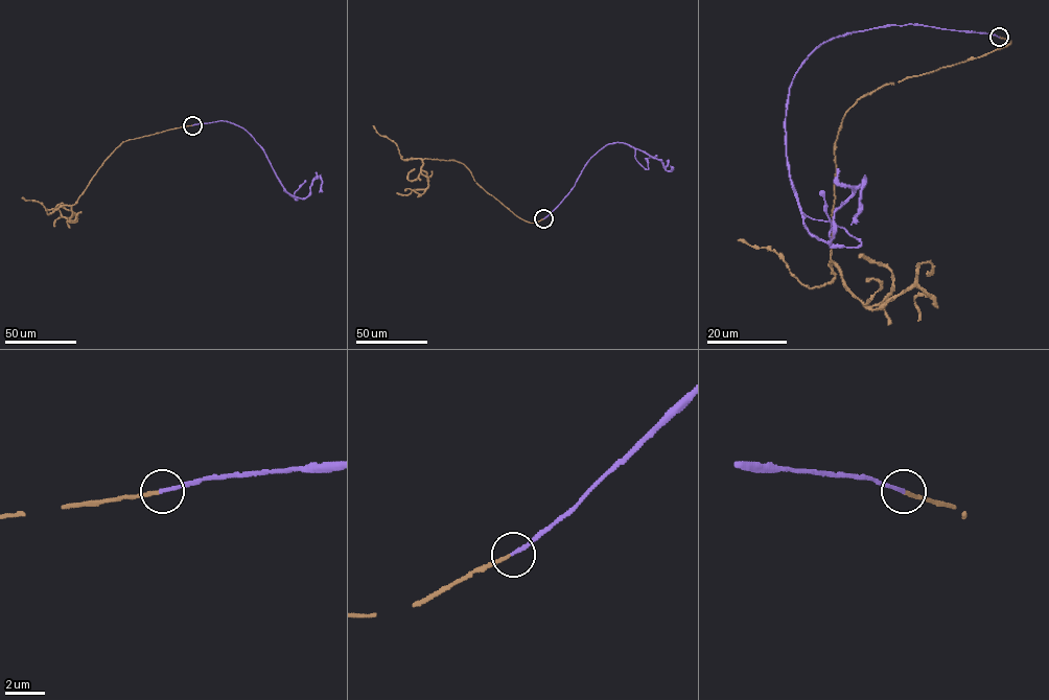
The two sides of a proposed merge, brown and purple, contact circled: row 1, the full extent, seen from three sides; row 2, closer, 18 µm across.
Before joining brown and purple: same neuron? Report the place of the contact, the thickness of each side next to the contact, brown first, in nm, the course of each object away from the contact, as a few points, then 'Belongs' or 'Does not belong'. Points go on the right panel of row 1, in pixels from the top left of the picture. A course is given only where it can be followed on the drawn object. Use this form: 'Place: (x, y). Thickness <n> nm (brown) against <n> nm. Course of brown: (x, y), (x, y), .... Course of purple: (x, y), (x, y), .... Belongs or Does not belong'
Place: (999, 37). Thickness 170 nm (brown) against 190 nm. Course of brown: (999, 37), (1010, 42), (865, 93), (841, 120), (831, 257), (842, 282), (882, 308), (929, 261), (927, 274). Course of purple: (999, 37), (886, 25), (808, 57), (786, 114), (790, 184), (802, 223), (825, 241), (864, 181), (851, 225). Belongs

